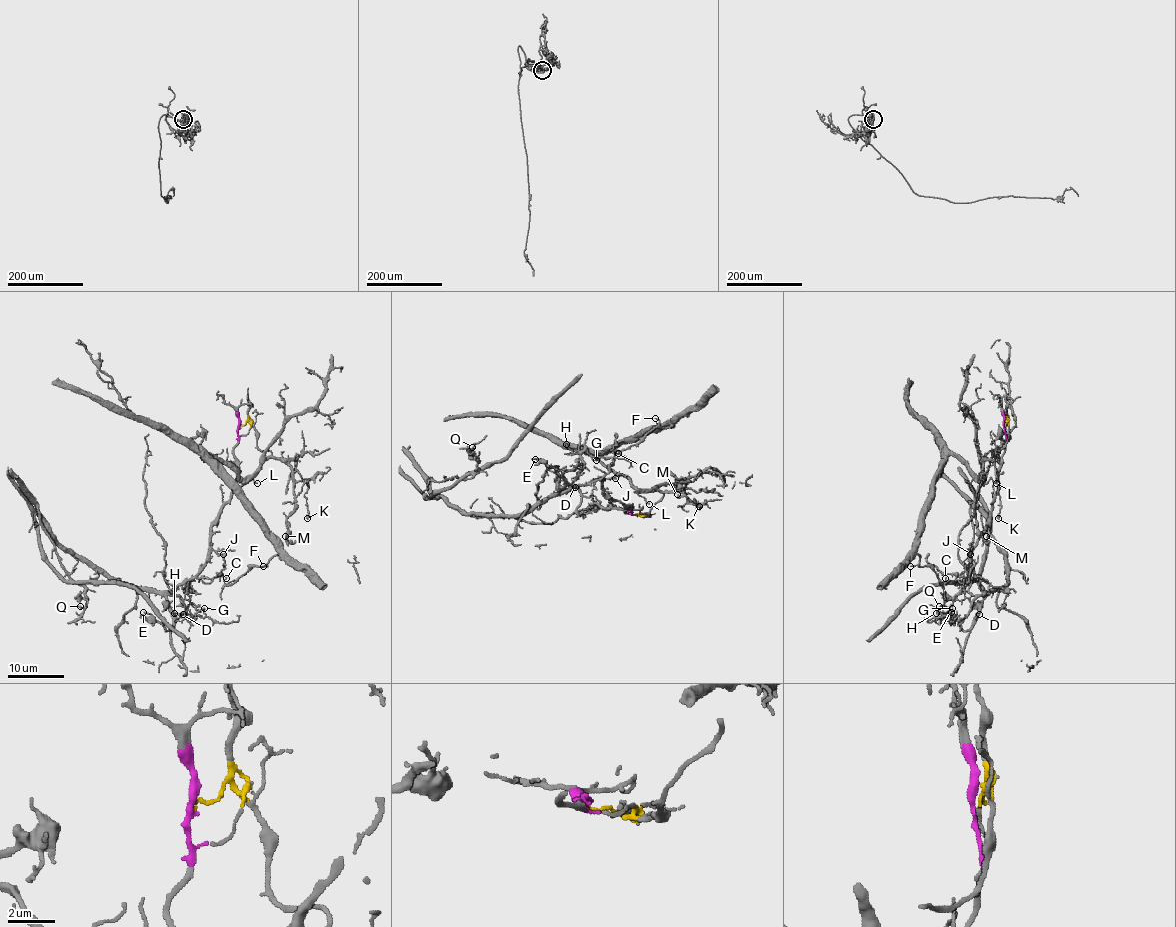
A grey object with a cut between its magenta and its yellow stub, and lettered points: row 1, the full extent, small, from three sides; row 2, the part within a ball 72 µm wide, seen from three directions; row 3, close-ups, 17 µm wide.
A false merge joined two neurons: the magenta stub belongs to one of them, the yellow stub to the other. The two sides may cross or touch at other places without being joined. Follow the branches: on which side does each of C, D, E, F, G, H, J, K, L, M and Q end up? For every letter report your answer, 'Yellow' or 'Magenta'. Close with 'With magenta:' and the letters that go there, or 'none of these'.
C: Yellow
D: Magenta
E: Magenta
F: Yellow
G: Magenta
H: Magenta
J: Magenta
K: Yellow
L: Yellow
M: Yellow
Q: Magenta
With magenta: D, E, G, H, J, Q

